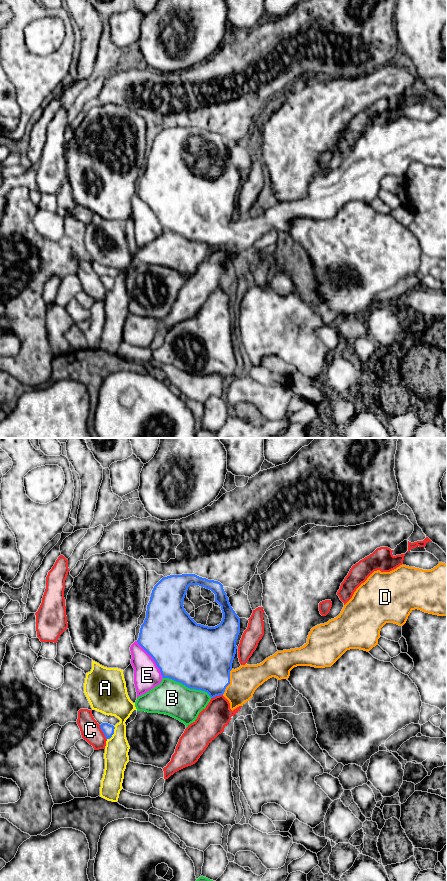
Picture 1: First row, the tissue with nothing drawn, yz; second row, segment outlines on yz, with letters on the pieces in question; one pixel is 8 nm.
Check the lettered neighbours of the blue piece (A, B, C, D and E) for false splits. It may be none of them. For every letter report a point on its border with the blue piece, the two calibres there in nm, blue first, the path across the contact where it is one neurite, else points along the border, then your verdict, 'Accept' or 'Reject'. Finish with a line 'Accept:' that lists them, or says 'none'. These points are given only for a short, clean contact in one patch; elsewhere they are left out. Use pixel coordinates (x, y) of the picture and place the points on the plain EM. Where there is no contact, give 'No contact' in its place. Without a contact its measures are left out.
A: Touches blue at yz (113, 285). Thickness 90 nm (blue) against 220 nm. Reject
B: Touches blue at yz (187, 238). Thickness 500 nm (blue) against 280 nm. Reject
C: Touches blue at yz (102, 283). Thickness 90 nm (blue) against 160 nm. Reject
D: Touches blue at yz (229, 234). Thickness 420 nm (blue) against 220 nm. Path across: yz (205, 214), (223, 232), (229, 234), (242, 234), (244, 232). Accept
E: Touches blue at yz (153, 211). Thickness 480 nm (blue) against 220 nm. Reject
Accept: D

